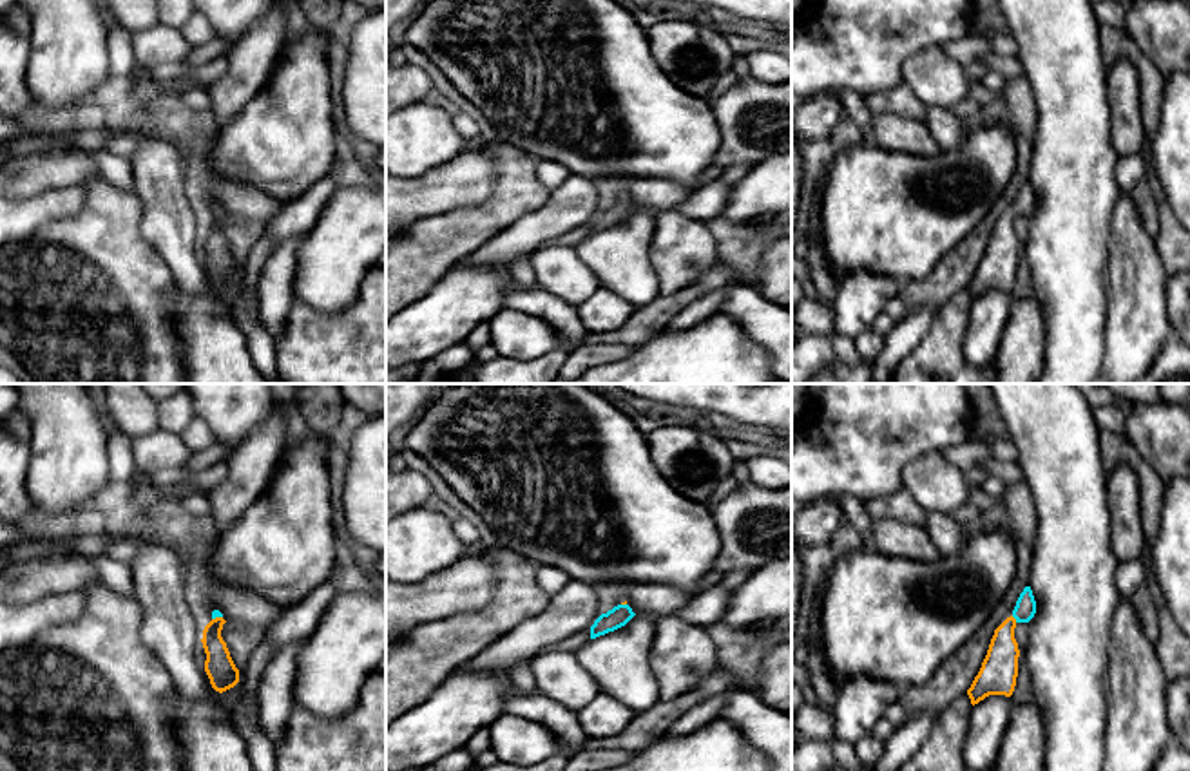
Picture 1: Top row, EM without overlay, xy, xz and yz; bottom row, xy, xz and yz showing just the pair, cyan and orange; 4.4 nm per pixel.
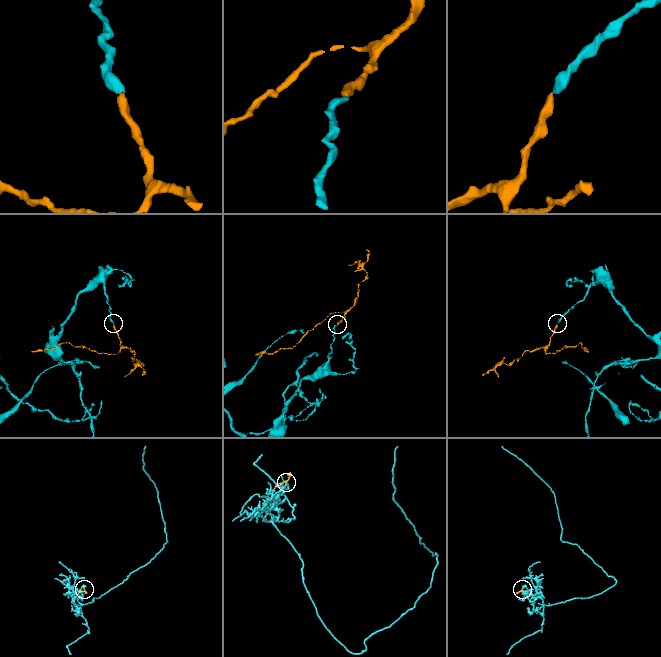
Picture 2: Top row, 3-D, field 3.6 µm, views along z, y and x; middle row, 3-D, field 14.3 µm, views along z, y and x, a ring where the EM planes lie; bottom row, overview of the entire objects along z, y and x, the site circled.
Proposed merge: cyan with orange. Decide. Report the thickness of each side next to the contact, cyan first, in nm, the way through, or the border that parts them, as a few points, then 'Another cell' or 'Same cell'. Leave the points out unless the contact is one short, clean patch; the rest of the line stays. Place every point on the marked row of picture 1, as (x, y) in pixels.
Thickness 100 nm (cyan) against 160 nm. Path across: yz (1026, 607), (1015, 618), (1004, 634), (998, 670). Same cell

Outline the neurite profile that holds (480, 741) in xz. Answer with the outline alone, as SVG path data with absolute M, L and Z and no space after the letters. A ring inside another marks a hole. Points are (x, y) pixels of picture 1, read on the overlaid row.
M482 728L469 738L465 749L475 760L491 747L489 731L491 731L491 728Z

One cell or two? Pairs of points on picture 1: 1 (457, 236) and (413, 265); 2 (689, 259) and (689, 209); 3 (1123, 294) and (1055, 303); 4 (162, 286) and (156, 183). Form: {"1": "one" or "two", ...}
{"1": "one", "2": "two", "3": "two", "4": "two"}

